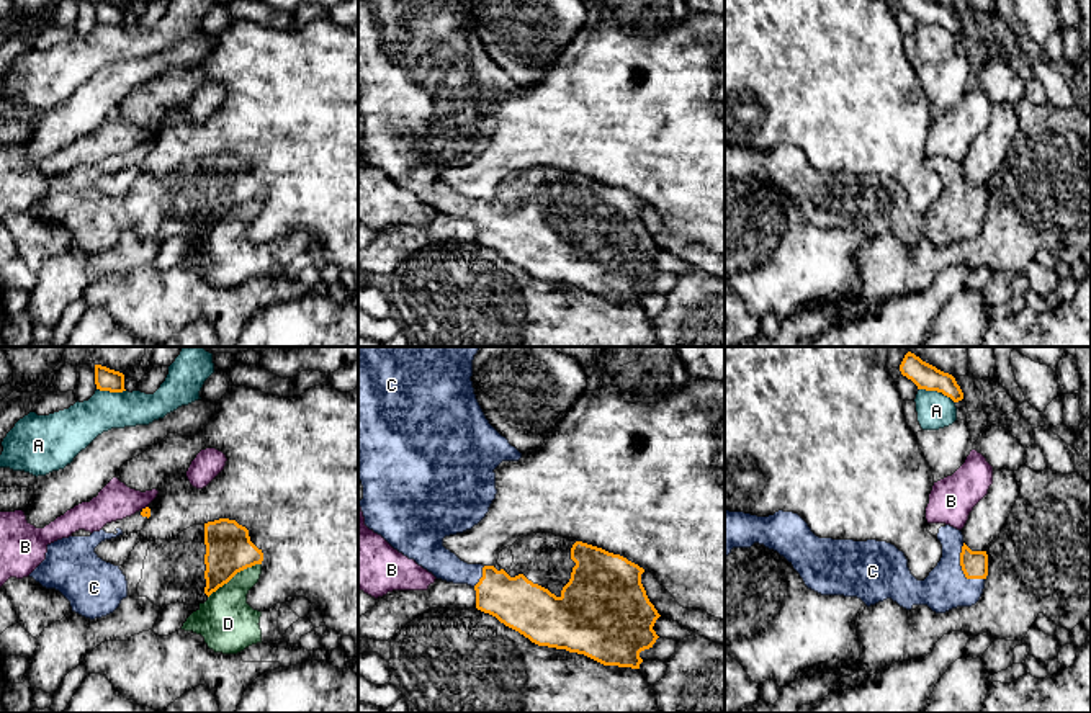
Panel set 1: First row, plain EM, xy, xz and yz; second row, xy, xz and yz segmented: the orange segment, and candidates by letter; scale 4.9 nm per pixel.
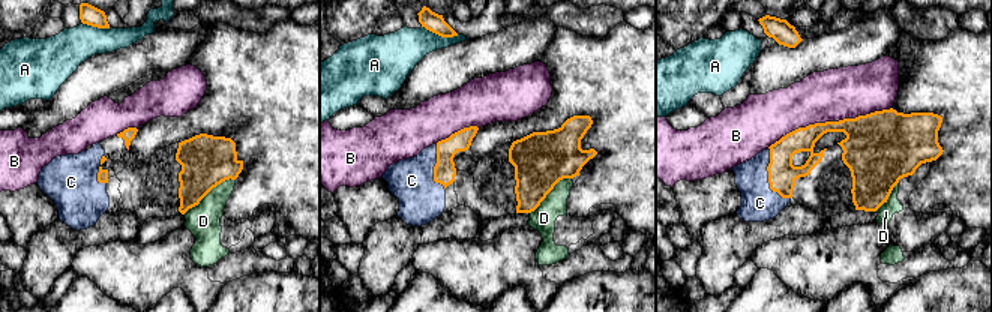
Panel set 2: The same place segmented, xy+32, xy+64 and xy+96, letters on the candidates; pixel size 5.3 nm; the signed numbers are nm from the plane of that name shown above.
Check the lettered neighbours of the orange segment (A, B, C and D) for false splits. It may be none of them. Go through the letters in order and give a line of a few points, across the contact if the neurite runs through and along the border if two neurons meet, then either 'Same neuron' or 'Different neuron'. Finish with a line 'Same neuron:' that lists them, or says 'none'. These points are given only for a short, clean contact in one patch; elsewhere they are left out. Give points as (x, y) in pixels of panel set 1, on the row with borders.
A: Different neuron
B: Different neuron
C: Same neuron
D: Line: xy (260, 563), (237, 571), (208, 597). Different neuron
Same neuron: C

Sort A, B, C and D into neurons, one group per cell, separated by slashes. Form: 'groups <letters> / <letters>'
groups A / B / C / D

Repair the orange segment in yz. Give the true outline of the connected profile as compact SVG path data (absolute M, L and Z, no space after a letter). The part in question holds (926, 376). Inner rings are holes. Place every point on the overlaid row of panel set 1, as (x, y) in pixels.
M911 352L905 355L900 365L900 371L903 376L911 379L918 386L918 389L942 392L954 402L963 399L963 392L952 374L944 373L936 366L923 361Z

